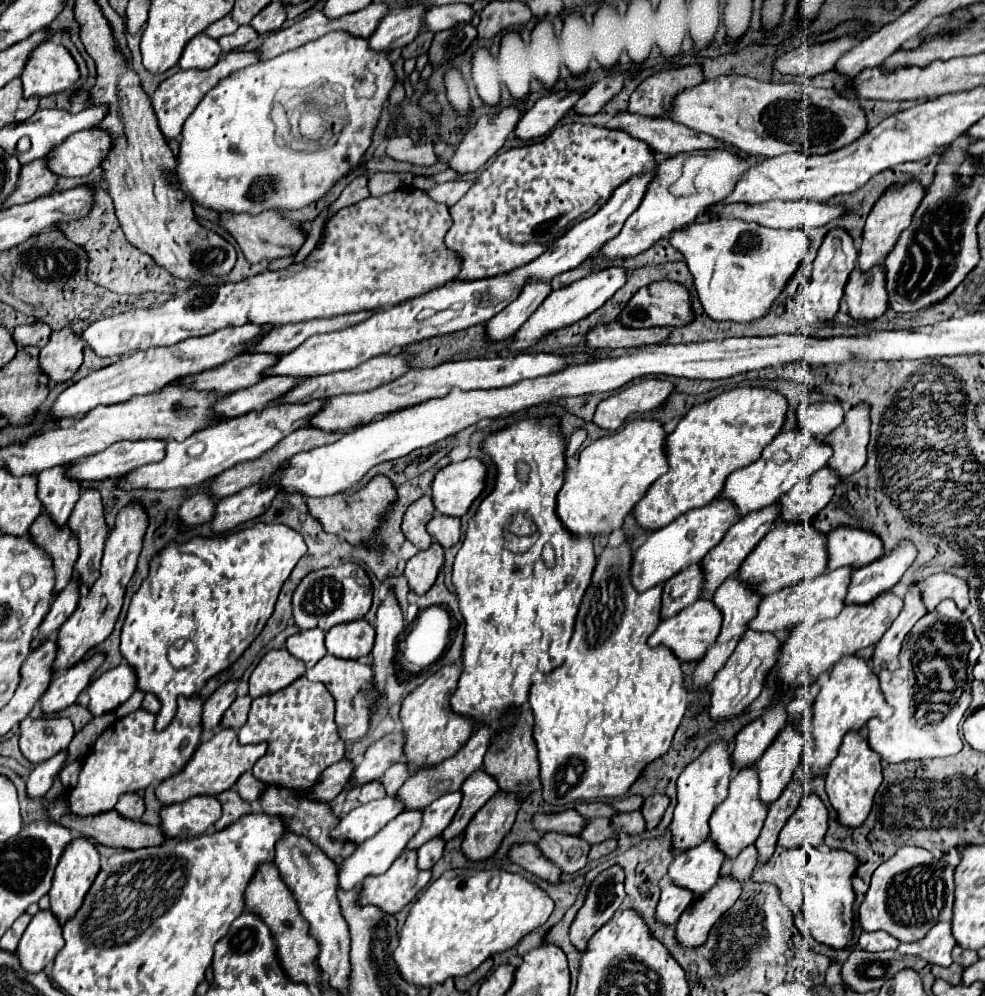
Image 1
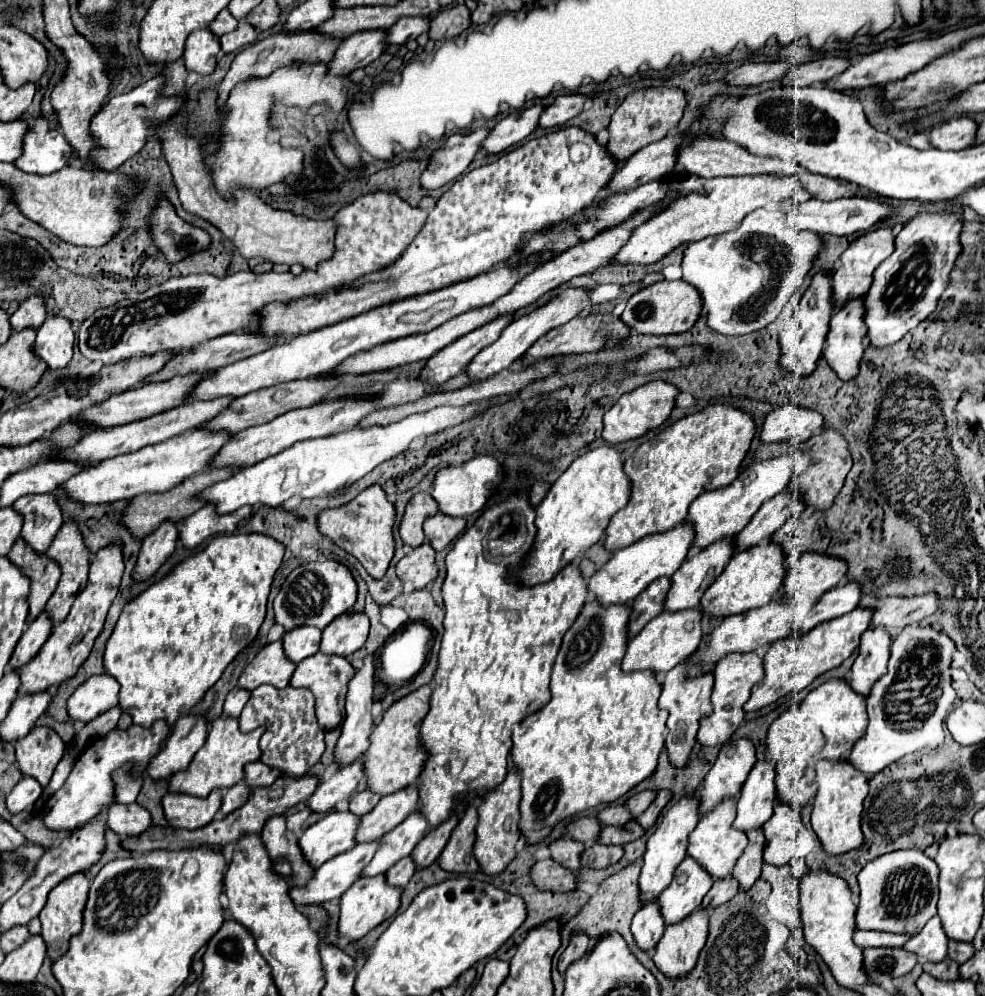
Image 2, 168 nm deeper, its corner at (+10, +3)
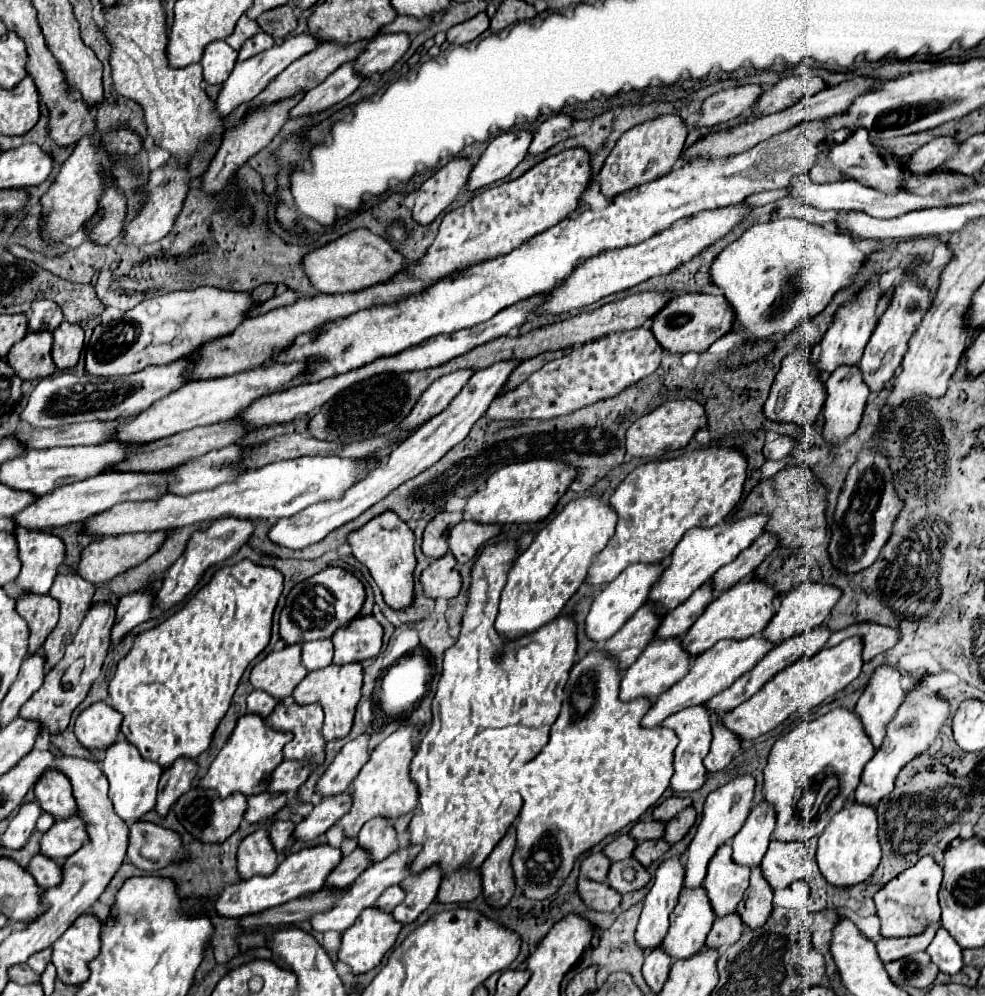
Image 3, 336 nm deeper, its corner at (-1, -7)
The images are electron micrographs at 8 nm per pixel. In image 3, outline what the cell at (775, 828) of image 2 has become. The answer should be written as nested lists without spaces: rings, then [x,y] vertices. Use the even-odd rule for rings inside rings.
[[[770,840],[770,848],[762,860],[762,870],[774,890],[808,878],[812,874],[812,858],[806,842],[794,840],[780,844],[780,840]]]

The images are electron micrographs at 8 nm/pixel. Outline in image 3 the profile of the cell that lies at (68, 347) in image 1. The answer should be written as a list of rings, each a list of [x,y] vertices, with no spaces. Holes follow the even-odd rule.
[[[62,322],[54,330],[54,346],[52,346],[52,358],[58,370],[74,368],[80,360],[82,346],[84,346],[84,330],[78,324]]]

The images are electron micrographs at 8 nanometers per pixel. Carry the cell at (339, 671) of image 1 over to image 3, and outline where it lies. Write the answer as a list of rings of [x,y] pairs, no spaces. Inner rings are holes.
[[[330,664],[322,670],[308,672],[308,676],[296,686],[292,698],[298,704],[310,704],[318,702],[324,710],[324,728],[322,734],[326,740],[334,738],[344,738],[354,724],[354,712],[356,704],[362,696],[362,666],[360,664],[346,664],[346,666],[336,666]]]

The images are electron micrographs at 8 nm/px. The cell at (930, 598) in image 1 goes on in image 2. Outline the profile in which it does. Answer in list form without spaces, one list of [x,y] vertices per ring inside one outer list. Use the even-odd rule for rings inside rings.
[[[935,594],[911,596],[911,598],[873,598],[861,596],[859,608],[871,608],[873,618],[869,628],[905,628],[913,622],[921,622],[925,616],[933,614],[939,606]]]

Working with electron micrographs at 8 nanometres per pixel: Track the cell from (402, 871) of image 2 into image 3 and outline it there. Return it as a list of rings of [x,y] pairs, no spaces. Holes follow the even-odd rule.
[[[396,884],[394,888],[388,888],[388,890],[376,900],[376,906],[382,908],[384,912],[392,912],[402,900],[404,900],[404,888],[402,888],[400,884]]]

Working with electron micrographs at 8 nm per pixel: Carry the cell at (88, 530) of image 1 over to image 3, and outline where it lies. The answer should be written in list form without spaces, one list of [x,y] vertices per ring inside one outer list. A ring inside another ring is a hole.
[[[66,568],[56,576],[50,594],[60,602],[60,620],[42,646],[46,656],[46,670],[56,666],[64,656],[64,648],[78,632],[88,608],[92,606],[92,592],[96,592],[96,586],[80,580],[72,568]]]

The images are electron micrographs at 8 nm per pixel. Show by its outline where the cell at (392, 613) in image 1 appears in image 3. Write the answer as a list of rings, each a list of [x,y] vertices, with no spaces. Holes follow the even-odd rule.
[[[364,732],[352,742],[348,742],[338,752],[336,760],[328,766],[324,776],[318,780],[316,790],[322,792],[324,796],[332,796],[350,788],[352,780],[360,774],[360,768],[368,762],[368,756],[370,756],[368,740],[370,740],[370,734]]]

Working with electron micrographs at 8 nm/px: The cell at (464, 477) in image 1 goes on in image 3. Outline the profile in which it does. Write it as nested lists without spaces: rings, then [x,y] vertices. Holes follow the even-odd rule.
[[[532,460],[524,464],[508,464],[494,472],[486,486],[480,492],[474,492],[464,506],[464,514],[480,524],[520,524],[520,522],[538,522],[544,520],[564,490],[572,484],[576,476],[572,466],[554,462],[554,460]]]

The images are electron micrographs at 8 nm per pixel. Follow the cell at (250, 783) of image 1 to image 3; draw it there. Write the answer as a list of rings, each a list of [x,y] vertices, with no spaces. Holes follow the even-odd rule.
[[[286,760],[272,772],[268,792],[280,792],[280,794],[286,794],[290,790],[296,792],[308,776],[310,776],[310,768],[306,762],[288,762]]]

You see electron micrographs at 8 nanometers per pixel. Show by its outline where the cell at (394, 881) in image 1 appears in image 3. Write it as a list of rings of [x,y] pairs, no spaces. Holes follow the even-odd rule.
[[[376,906],[366,908],[358,916],[356,924],[352,928],[344,930],[344,934],[342,934],[342,946],[338,950],[338,958],[342,962],[346,962],[352,968],[354,974],[368,972],[374,966],[378,966],[380,960],[382,960],[382,956],[394,946],[400,928],[402,928],[402,924],[390,912],[380,912],[380,908],[376,908]]]

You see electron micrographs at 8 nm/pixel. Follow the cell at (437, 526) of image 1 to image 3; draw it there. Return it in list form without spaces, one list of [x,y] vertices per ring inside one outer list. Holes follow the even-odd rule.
[[[462,520],[448,532],[448,548],[458,564],[464,564],[476,556],[482,544],[500,534],[496,524],[478,524],[472,520]]]

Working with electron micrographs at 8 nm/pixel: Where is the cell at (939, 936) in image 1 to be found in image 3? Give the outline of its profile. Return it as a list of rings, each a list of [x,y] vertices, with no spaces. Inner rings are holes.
[[[940,928],[936,932],[936,938],[926,948],[926,952],[930,954],[932,962],[946,974],[956,974],[962,970],[962,948],[946,928]]]

